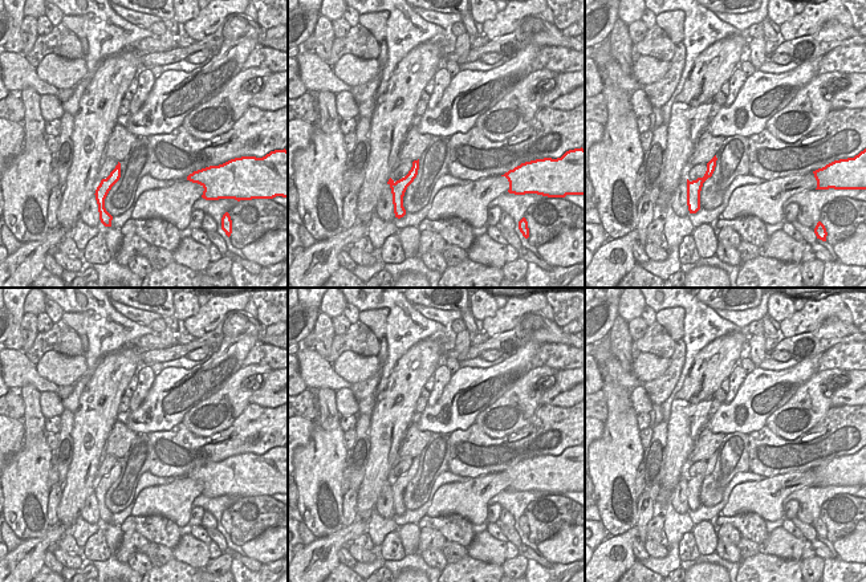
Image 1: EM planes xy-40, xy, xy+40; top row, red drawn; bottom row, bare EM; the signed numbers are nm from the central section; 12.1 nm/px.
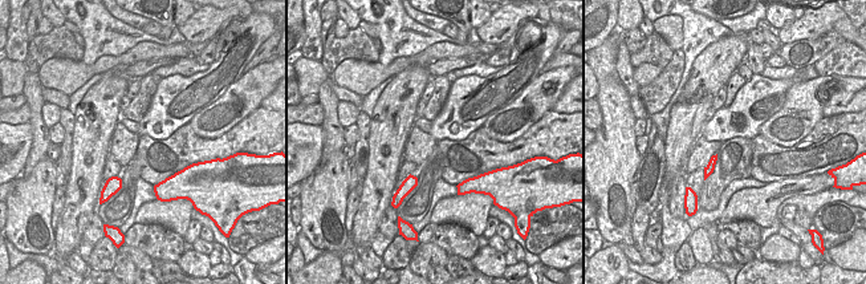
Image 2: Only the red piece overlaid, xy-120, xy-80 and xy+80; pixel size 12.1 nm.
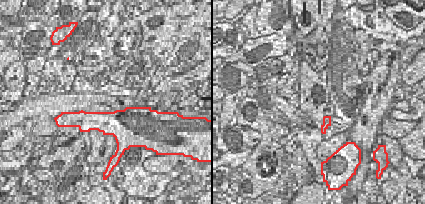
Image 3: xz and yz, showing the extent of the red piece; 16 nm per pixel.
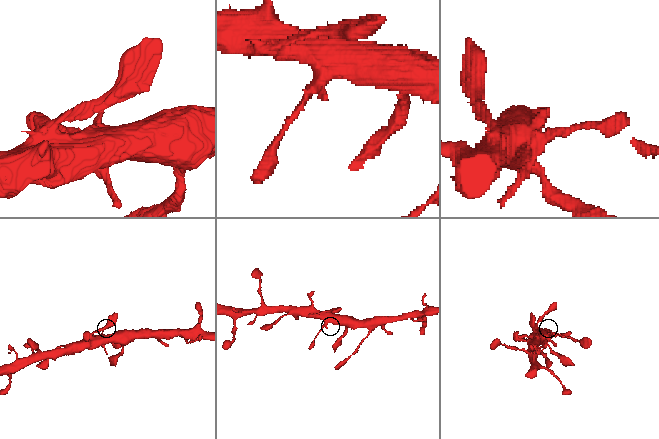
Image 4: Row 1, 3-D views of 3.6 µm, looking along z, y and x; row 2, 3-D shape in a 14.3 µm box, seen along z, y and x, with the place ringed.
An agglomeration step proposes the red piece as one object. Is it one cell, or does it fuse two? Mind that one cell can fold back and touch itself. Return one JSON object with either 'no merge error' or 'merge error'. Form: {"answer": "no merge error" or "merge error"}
{"answer": "merge error"}

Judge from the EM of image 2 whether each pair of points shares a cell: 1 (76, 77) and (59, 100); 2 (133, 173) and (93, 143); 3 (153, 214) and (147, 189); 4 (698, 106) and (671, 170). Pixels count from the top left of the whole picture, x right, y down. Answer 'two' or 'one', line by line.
1: two
2: two
3: two
4: one

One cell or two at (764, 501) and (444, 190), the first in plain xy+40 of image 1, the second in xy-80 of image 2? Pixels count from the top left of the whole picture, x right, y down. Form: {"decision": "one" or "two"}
{"decision": "two"}

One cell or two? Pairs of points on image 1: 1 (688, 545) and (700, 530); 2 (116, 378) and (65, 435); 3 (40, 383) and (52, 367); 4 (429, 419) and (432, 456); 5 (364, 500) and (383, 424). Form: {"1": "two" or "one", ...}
{"1": "two", "2": "two", "3": "two", "4": "two", "5": "one"}

